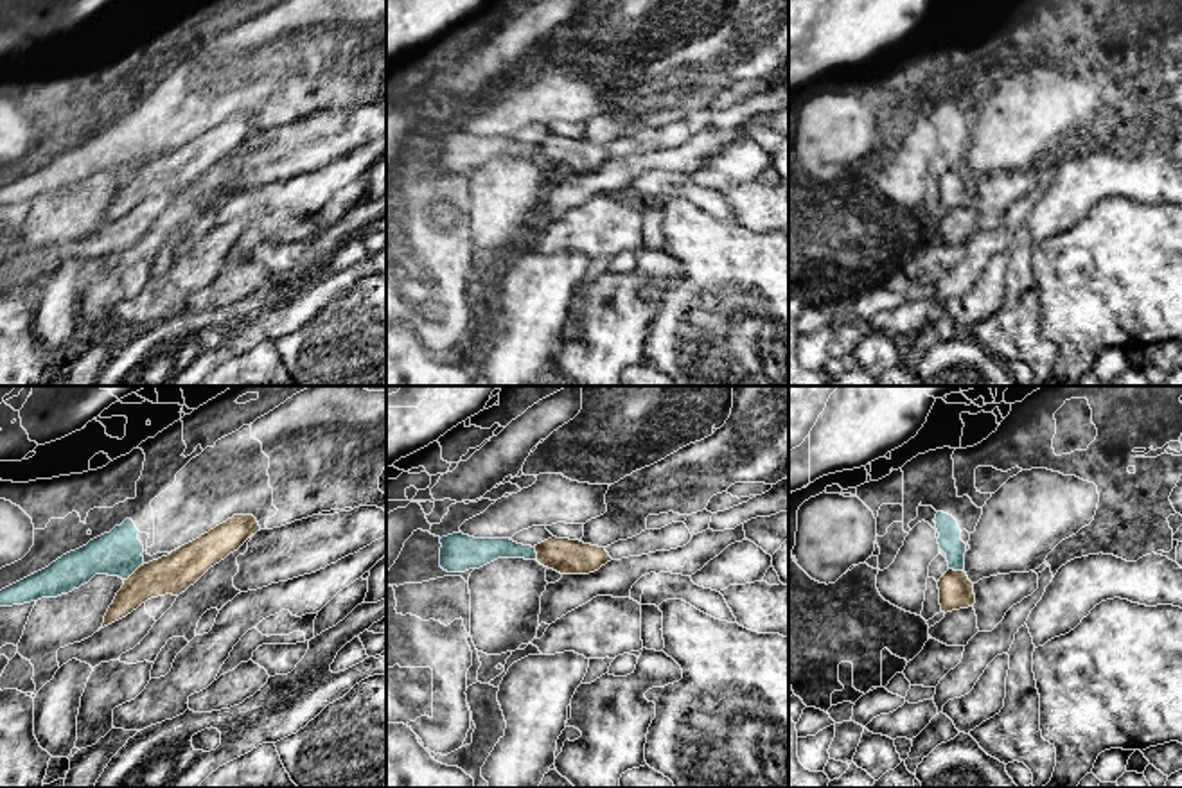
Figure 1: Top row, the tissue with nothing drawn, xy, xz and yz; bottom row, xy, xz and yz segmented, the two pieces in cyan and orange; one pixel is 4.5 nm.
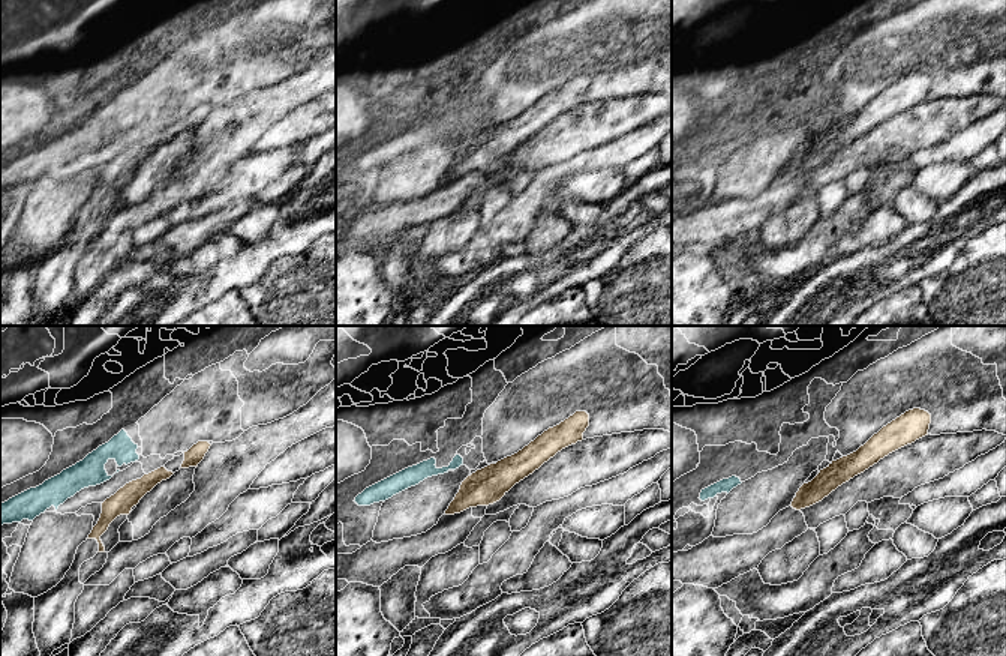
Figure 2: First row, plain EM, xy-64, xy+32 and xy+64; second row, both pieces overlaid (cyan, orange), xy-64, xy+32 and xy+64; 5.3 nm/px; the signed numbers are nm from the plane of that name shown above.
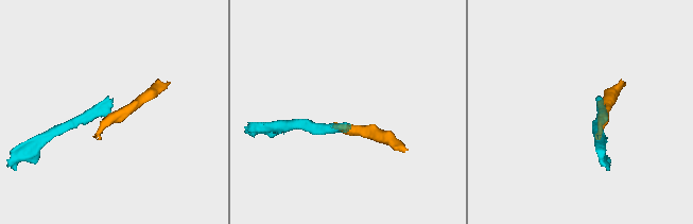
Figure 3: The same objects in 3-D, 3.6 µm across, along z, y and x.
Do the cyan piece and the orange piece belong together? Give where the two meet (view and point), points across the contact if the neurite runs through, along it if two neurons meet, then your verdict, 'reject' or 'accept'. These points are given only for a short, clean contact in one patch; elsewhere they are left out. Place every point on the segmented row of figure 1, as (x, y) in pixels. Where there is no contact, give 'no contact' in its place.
xy (133, 571) | along xy (144, 564), (124, 580) | reject

